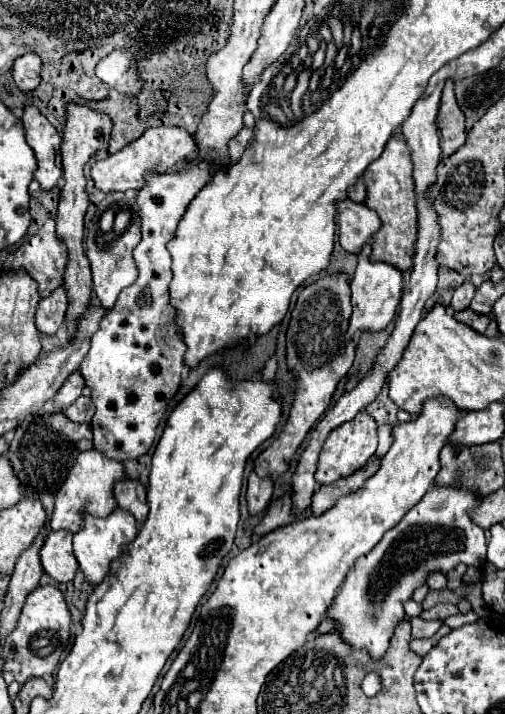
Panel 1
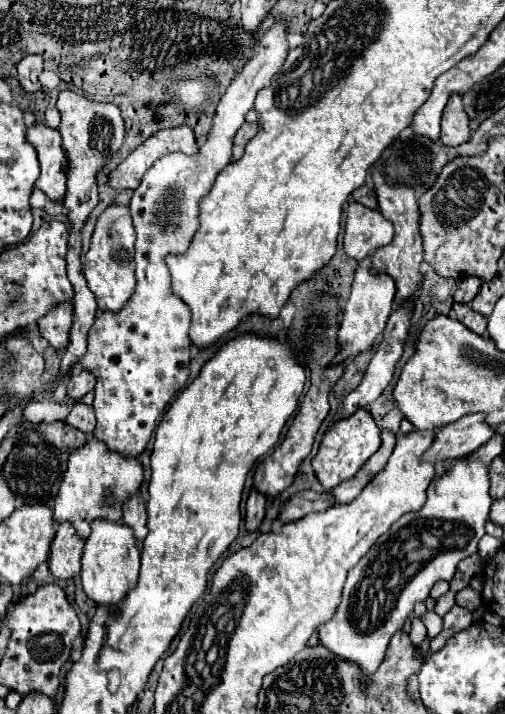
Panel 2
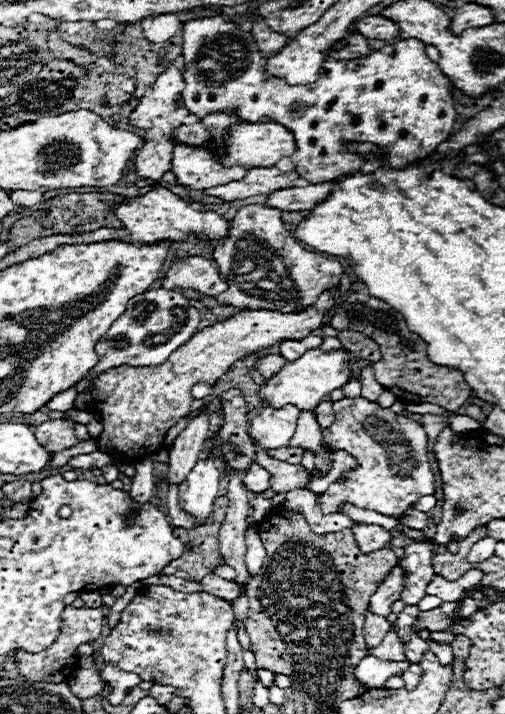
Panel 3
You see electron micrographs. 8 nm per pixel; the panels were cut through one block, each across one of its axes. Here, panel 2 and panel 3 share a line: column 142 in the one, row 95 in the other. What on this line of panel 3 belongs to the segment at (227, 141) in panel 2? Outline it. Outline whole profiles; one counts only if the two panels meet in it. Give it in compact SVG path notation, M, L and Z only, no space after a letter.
M220 16L194 18L184 24L184 66L182 80L184 90L180 100L186 110L198 118L204 118L212 112L232 112L242 122L256 124L262 116L268 116L272 122L288 128L296 140L296 152L292 154L292 164L300 178L308 182L330 182L340 174L352 170L374 170L378 160L364 162L356 154L346 152L346 142L368 142L380 146L388 152L388 164L402 168L406 162L422 160L430 156L440 142L444 142L454 126L456 110L452 106L452 92L448 76L438 70L438 64L432 62L426 54L426 44L408 38L396 44L384 46L368 56L354 60L334 60L328 58L322 62L320 76L314 84L308 86L290 86L282 78L266 74L266 58L258 50L258 44L252 32L246 32L238 22L226 22Z

